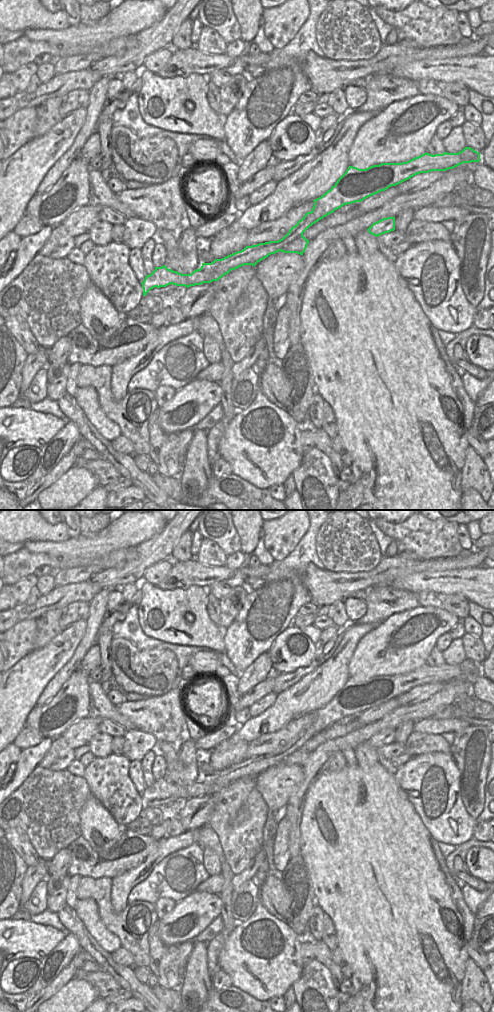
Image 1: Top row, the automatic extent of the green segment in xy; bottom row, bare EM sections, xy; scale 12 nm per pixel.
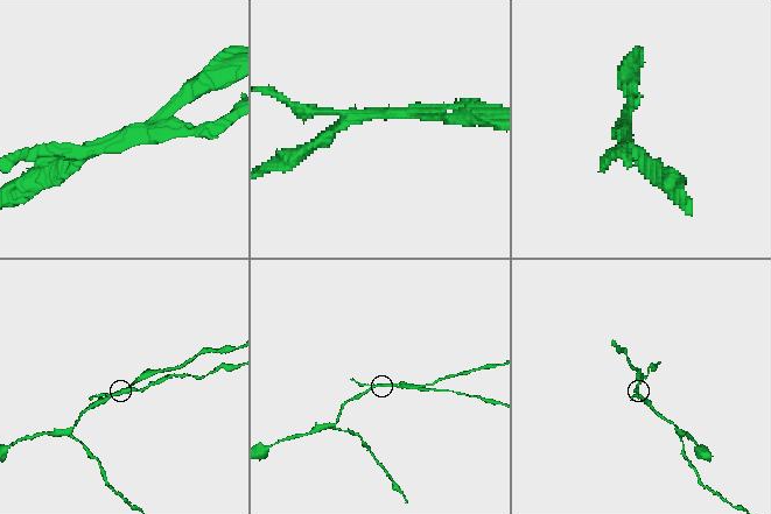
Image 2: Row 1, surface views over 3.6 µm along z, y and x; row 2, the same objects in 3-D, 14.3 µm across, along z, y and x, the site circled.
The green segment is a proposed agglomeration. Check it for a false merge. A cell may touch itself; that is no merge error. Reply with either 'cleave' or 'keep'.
cleave

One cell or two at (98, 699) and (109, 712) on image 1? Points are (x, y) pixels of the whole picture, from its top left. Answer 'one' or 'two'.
one

